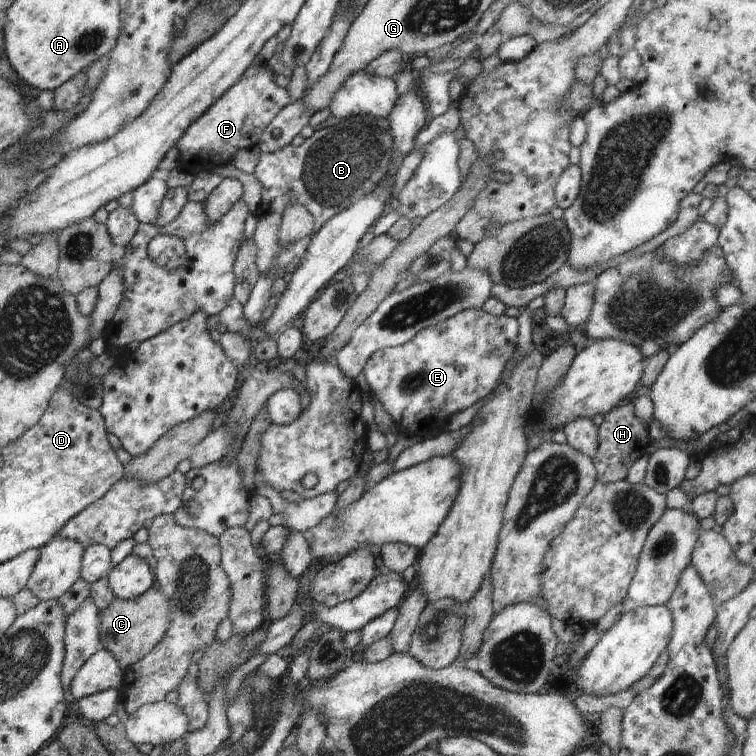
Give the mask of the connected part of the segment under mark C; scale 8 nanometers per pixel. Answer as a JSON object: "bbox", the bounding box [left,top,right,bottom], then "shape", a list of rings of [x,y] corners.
{"bbox":[99,587,170,669],"shape":[[[150,587],[143,595],[132,600],[114,597],[114,600],[99,612],[100,642],[102,649],[114,655],[125,669],[146,656],[164,638],[170,624],[169,602],[160,590]]]}

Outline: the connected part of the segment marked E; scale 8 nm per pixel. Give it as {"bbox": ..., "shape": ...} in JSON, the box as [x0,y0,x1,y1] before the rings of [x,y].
{"bbox":[363,309,517,438],"shape":[[[466,309],[436,326],[421,330],[403,345],[378,349],[364,365],[363,373],[372,398],[383,404],[385,411],[392,417],[396,430],[402,435],[421,435],[427,438],[444,430],[453,414],[470,408],[491,394],[501,382],[501,374],[513,355],[517,336],[516,317],[492,316],[482,309]]]}

